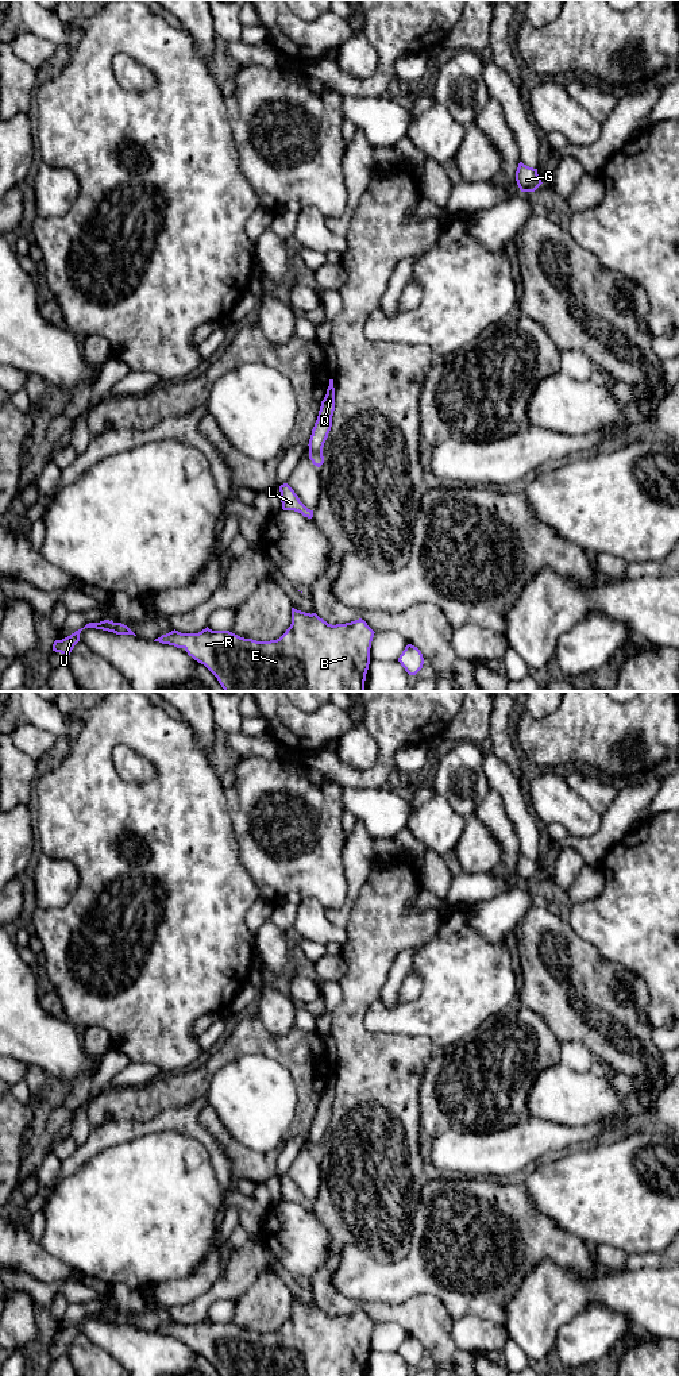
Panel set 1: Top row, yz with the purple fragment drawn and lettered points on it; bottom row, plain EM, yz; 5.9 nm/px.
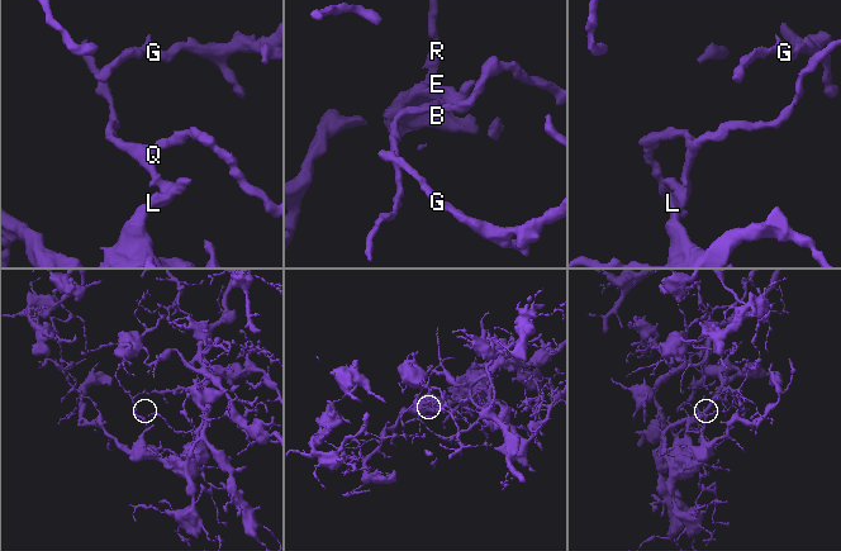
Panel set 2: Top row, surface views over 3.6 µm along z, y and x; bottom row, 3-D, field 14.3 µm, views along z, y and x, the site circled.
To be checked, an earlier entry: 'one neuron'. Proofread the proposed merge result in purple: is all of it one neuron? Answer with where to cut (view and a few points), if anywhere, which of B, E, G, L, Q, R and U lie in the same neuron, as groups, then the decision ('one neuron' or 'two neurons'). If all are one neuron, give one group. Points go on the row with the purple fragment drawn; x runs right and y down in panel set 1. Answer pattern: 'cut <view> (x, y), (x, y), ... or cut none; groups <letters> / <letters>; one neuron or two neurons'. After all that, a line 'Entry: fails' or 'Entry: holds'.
cut yz (330, 384), (332, 386); groups B E L Q R U / G; two neurons
Entry: fails

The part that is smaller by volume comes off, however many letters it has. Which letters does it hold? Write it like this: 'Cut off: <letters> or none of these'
Cut off: B, E, L, Q, R, U

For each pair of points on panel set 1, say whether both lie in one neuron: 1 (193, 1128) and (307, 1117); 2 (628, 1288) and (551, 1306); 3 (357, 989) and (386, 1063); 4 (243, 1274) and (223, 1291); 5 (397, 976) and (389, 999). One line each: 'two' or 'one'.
1: two
2: one
3: one
4: one
5: one

